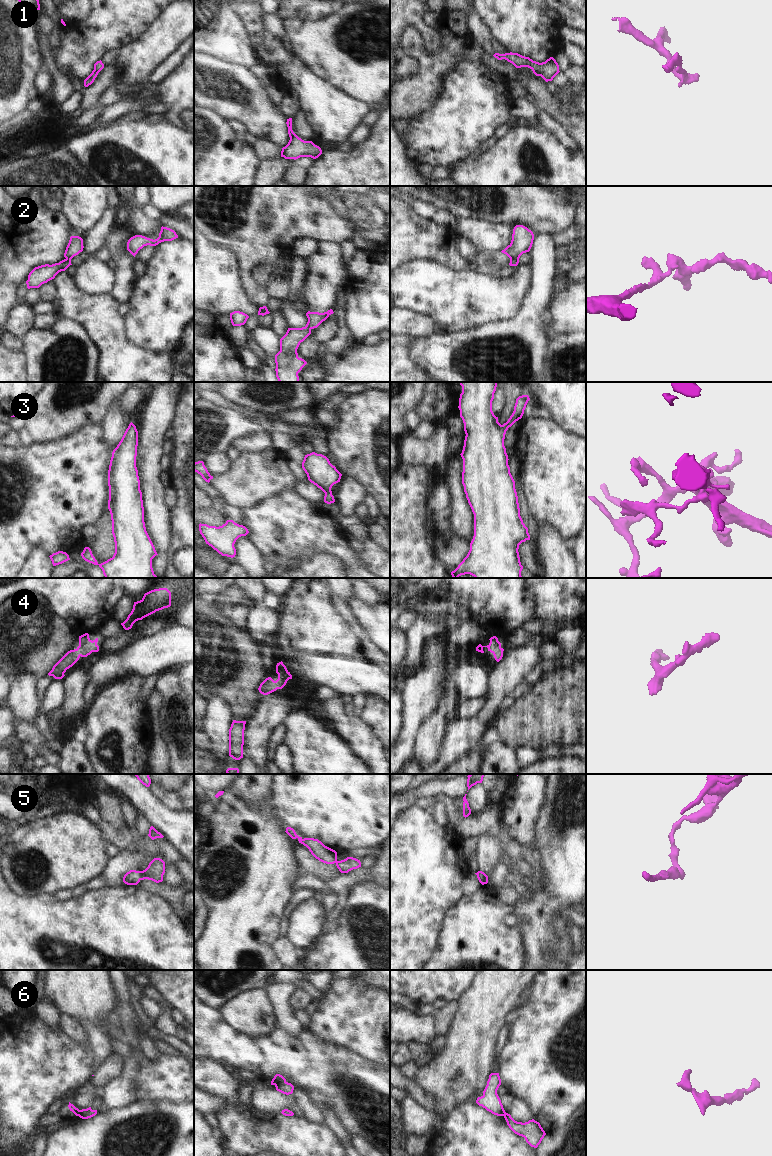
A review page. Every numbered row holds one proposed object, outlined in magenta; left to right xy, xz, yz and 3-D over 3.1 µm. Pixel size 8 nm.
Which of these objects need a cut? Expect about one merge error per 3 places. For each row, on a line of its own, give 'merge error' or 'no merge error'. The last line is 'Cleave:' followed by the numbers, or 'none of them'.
1: no merge error
2: merge error
3: no merge error
4: no merge error
5: no merge error
6: merge error
Cleave: 2, 6

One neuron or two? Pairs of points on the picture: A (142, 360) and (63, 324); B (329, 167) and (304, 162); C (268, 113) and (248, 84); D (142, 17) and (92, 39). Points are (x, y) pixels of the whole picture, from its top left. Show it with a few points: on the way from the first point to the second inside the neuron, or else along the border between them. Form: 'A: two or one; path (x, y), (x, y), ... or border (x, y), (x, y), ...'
A: two; border (71, 318), (81, 325), (100, 355)
B: two; border (314, 159), (314, 162), (307, 169)
C: one; path (261, 106), (252, 97), (251, 91)
D: one; path (130, 17), (117, 17), (104, 28)

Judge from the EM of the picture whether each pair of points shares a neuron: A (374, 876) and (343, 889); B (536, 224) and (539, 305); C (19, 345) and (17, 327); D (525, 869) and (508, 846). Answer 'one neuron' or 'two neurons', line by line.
A: one neuron
B: two neurons
C: two neurons
D: two neurons

